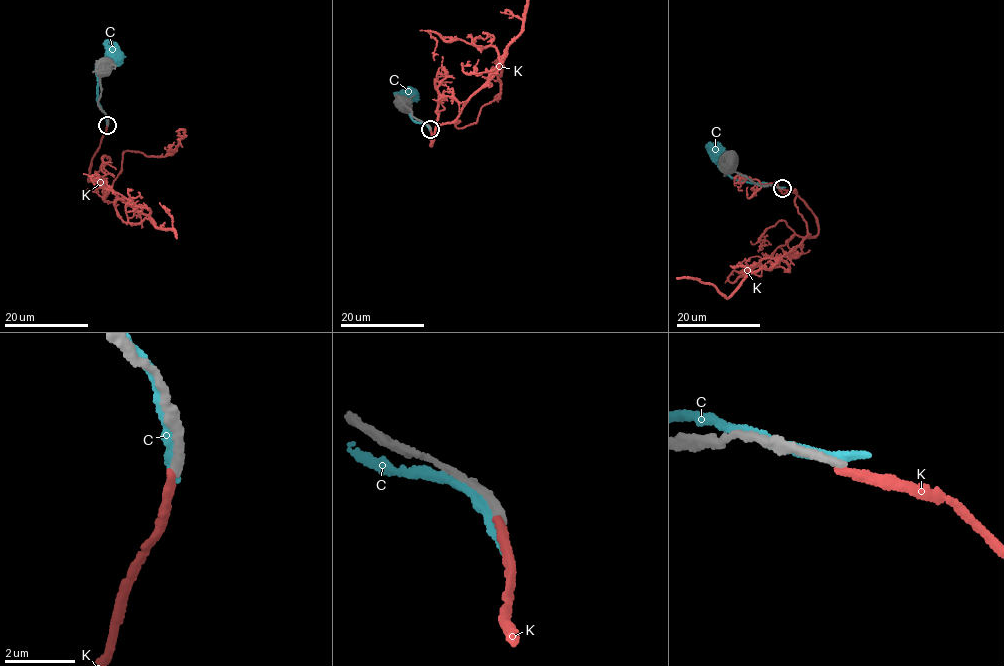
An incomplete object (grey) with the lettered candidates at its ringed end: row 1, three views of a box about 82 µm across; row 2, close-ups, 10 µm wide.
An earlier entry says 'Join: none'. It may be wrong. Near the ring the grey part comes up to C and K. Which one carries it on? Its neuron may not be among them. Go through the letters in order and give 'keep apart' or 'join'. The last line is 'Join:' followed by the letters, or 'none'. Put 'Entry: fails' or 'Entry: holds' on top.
Entry: holds
C: keep apart
K: keep apart
Join: none

